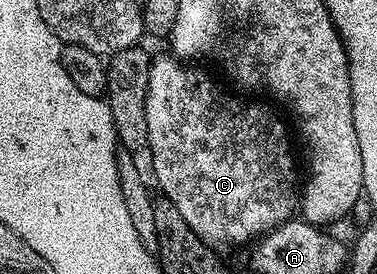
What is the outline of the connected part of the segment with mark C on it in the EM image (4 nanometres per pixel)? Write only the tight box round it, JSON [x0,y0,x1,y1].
[145,53,301,246]

